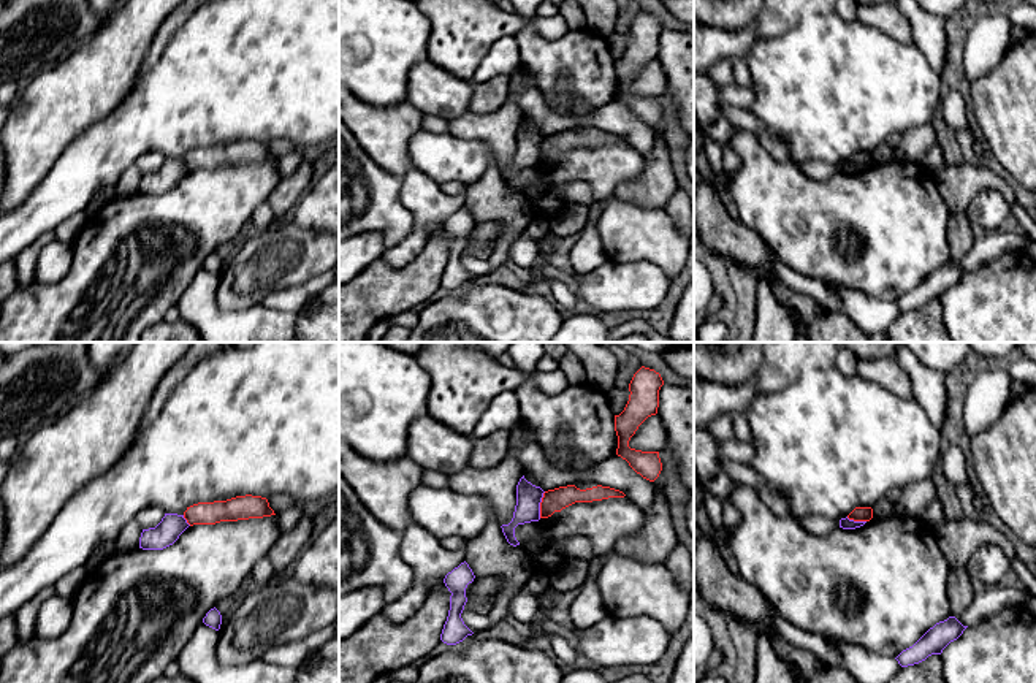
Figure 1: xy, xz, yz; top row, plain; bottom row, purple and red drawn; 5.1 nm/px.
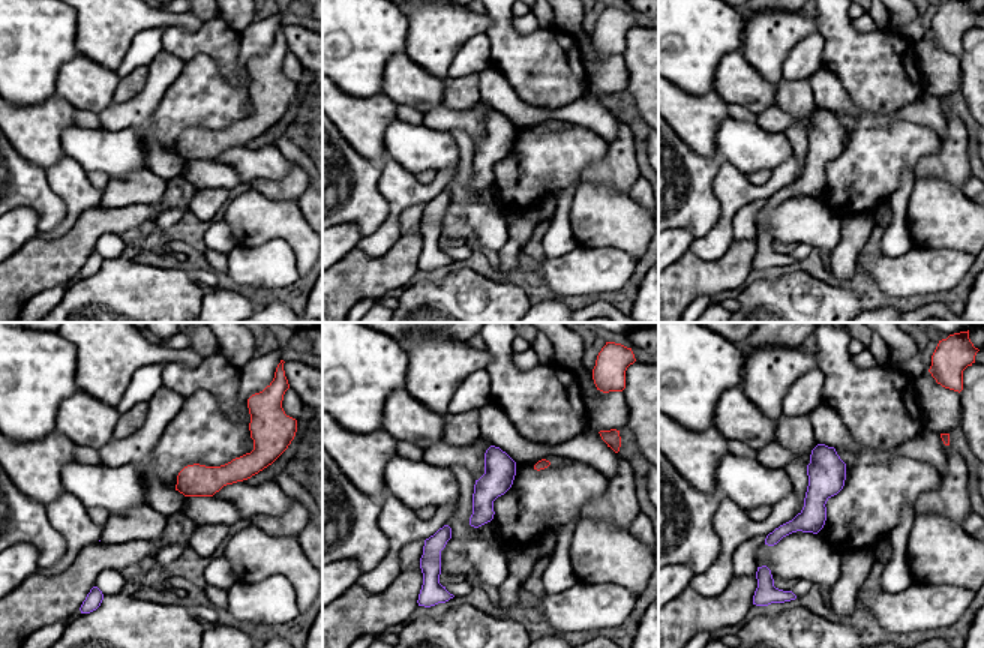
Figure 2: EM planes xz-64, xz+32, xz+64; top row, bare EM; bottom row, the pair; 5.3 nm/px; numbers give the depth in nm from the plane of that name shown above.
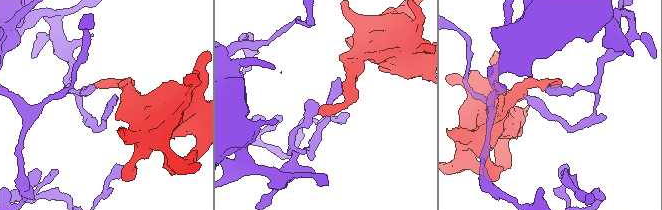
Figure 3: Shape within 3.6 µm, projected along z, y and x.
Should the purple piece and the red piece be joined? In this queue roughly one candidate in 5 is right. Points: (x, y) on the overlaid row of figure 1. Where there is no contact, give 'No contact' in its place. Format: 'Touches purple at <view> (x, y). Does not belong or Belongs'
Touches purple at xz (539, 504). Does not belong

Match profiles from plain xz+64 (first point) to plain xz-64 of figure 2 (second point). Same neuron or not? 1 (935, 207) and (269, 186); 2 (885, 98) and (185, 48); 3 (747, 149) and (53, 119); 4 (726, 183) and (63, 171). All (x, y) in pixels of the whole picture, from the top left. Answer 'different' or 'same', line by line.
1: different
2: same
3: different
4: same

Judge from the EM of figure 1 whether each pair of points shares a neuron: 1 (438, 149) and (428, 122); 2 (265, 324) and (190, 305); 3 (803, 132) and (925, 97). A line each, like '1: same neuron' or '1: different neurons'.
1: different neurons
2: same neuron
3: same neuron

